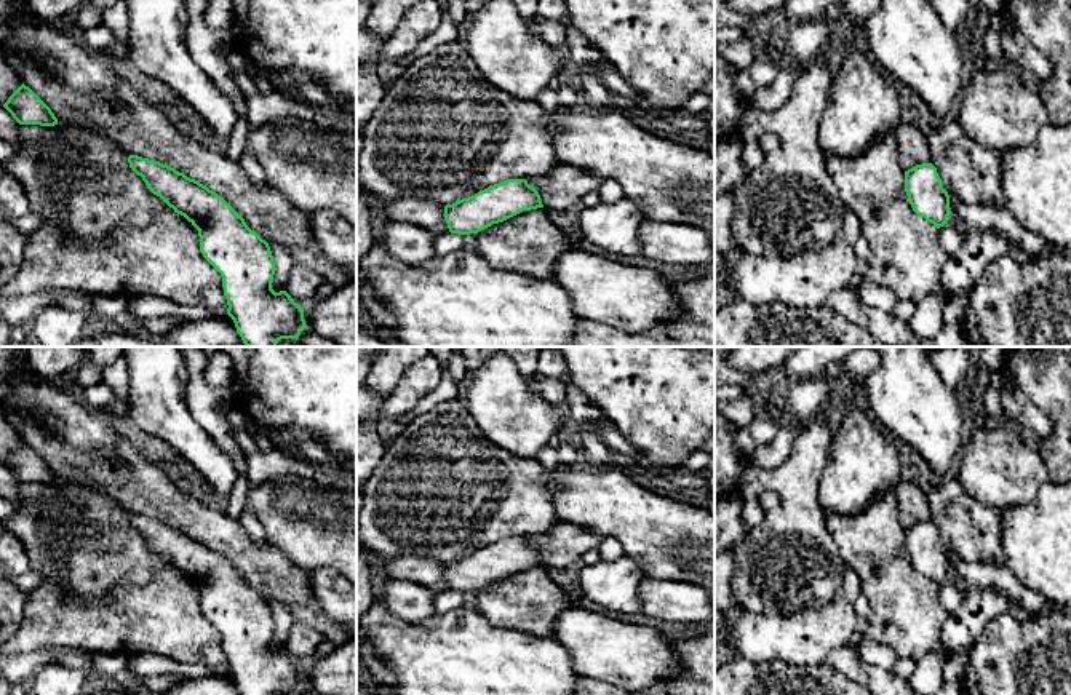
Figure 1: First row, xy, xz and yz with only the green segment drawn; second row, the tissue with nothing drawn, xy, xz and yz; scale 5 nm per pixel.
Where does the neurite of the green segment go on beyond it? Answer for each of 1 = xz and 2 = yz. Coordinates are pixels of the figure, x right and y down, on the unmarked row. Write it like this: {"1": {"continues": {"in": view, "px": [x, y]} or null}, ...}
{"1": {"continues": null}, "2": {"continues": null}}

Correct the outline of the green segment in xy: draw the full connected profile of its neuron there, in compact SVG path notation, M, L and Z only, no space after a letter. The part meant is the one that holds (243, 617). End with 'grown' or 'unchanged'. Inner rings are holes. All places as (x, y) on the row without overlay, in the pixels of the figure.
M129 513L128 521L153 553L198 588L200 610L222 634L227 673L233 677L240 695L299 695L307 685L304 666L286 649L272 647L275 620L269 601L251 588L222 554L198 538L137 513Z; unchanged

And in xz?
M507 537L444 564L451 591L478 591L523 569L543 566L539 550L526 537Z; unchanged

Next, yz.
M932 521L916 522L905 529L905 550L913 569L937 586L948 582L950 553L942 543Z; unchanged

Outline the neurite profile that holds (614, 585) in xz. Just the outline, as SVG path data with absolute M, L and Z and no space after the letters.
M628 554L615 561L579 564L579 593L590 601L625 614L641 612L639 585L647 578L639 561Z

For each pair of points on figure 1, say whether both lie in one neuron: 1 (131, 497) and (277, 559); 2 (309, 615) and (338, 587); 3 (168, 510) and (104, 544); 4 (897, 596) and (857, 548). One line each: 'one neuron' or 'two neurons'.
1: one neuron
2: two neurons
3: two neurons
4: one neuron

